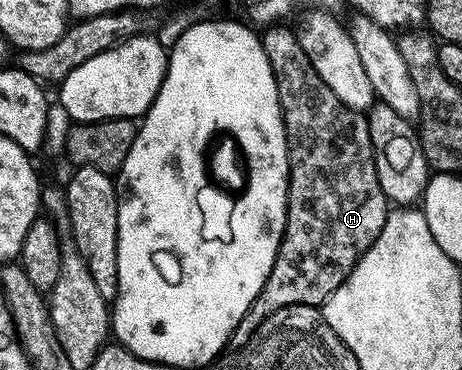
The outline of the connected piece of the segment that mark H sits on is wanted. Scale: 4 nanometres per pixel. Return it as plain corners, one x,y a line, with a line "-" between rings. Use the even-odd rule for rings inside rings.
284,25
265,26
268,28
262,31
260,44
276,82
280,115
284,119
288,142
288,216
268,280
232,334
230,343
236,349
247,347
254,333
261,330
264,322
278,313
278,309
292,305
323,305
332,296
334,289
346,281
357,260
375,241
378,233
382,233
382,225
390,210
388,198
382,193
382,185
378,181
376,154
370,141
367,118
346,106
338,93
334,93
334,89
330,89
330,85
318,77
318,69
310,65
310,57
306,57
295,30
280,26

